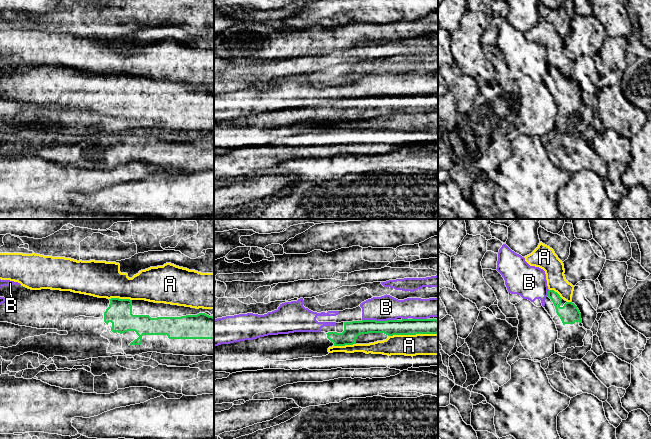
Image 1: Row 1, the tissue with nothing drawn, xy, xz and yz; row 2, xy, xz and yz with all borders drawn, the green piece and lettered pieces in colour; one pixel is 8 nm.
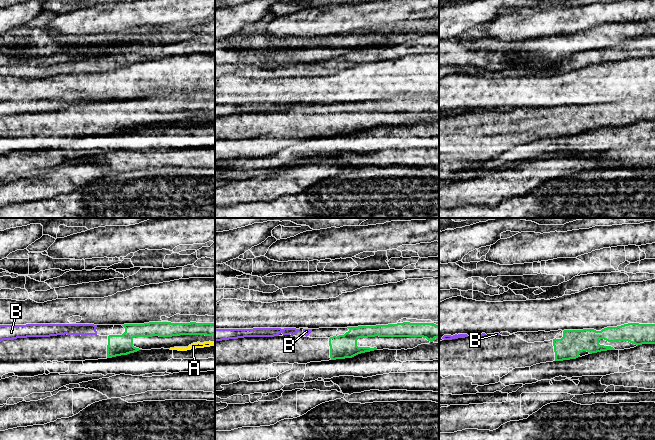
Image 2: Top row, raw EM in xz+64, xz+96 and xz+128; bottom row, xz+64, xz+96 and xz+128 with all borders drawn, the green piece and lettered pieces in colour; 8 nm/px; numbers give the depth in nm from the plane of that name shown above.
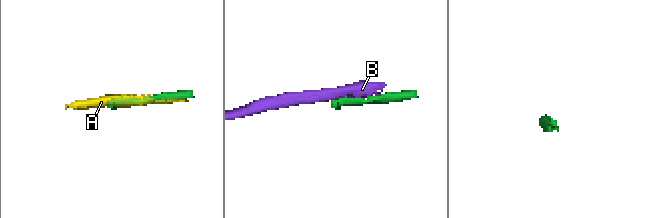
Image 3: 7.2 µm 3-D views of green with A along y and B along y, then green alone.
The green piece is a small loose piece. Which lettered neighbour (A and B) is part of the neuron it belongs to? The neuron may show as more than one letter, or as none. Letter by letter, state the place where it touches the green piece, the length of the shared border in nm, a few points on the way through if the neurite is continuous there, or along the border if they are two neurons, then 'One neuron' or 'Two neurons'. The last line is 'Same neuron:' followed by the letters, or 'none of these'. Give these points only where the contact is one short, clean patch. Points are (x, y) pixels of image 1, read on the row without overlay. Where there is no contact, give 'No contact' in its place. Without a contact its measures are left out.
A: Touches green at xz (412, 110). Shared border 400 nm. Two neurons
B: Touches green at xz (379, 97). Shared border 280 nm. Two neurons
Same neuron: none of these

